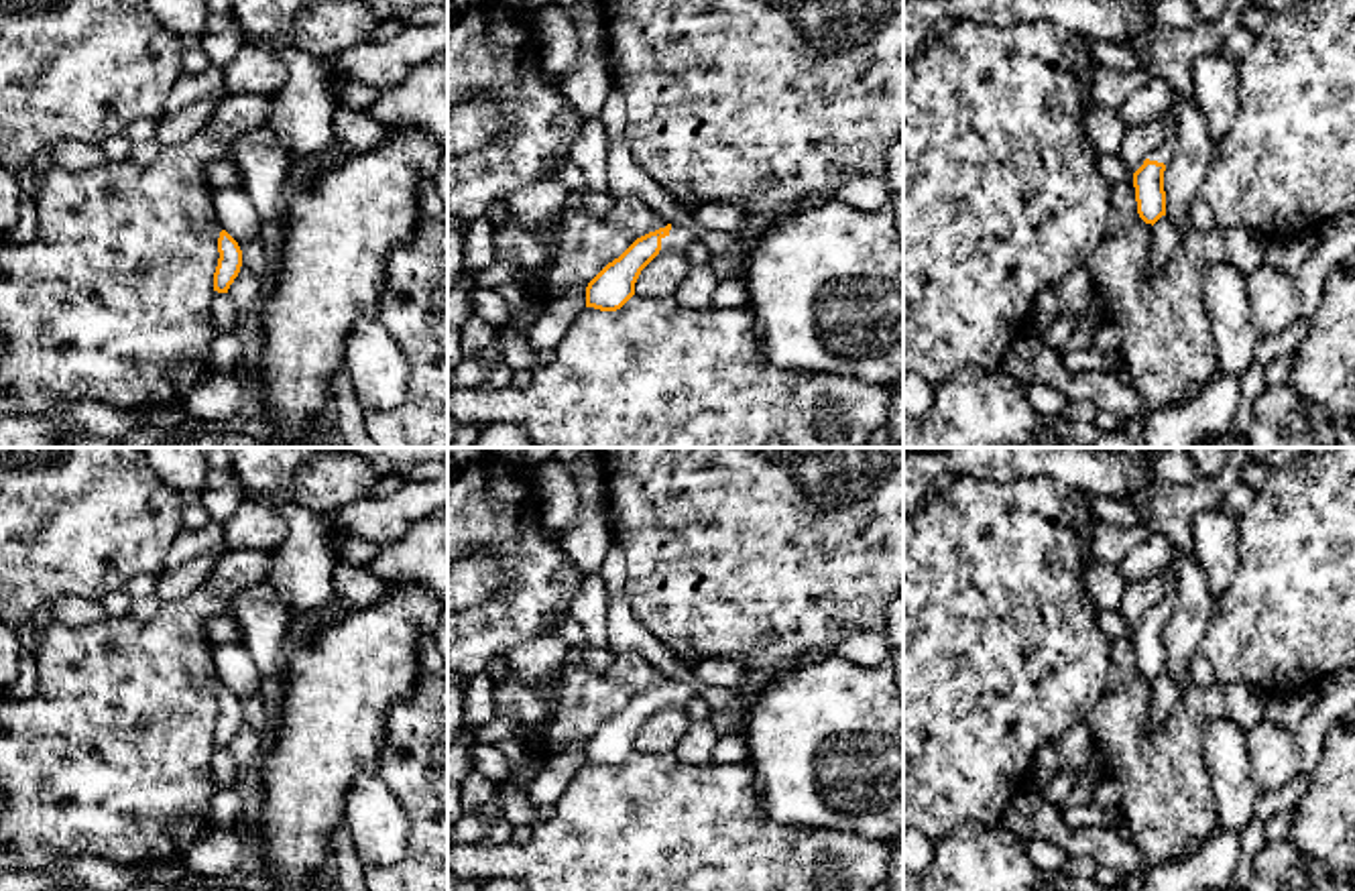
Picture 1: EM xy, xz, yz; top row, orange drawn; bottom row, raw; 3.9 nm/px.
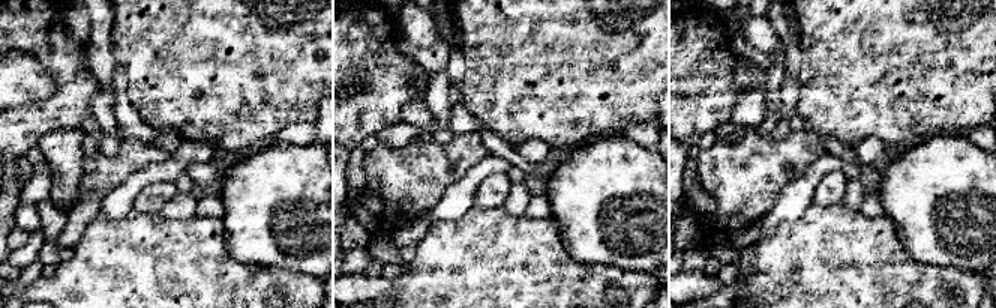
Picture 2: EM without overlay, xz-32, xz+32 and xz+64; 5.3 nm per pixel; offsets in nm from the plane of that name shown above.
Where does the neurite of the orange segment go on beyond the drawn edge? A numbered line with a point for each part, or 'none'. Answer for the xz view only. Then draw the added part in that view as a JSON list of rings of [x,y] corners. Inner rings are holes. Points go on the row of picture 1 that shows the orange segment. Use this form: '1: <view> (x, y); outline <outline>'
1: xz (680, 239); outline [[[671,224],[671,230],[665,238],[661,238],[661,250],[663,252],[680,252],[686,254],[688,248],[698,242],[696,234],[684,226]]]

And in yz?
1: yz (1162, 153); outline [[[1168,138],[1147,159],[1168,165],[1168,161],[1172,159],[1172,155],[1174,155],[1174,142],[1172,142],[1172,138]]]

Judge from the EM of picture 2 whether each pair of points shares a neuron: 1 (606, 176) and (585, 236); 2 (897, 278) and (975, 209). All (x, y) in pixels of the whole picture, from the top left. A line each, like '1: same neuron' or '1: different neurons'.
1: same neuron
2: different neurons

